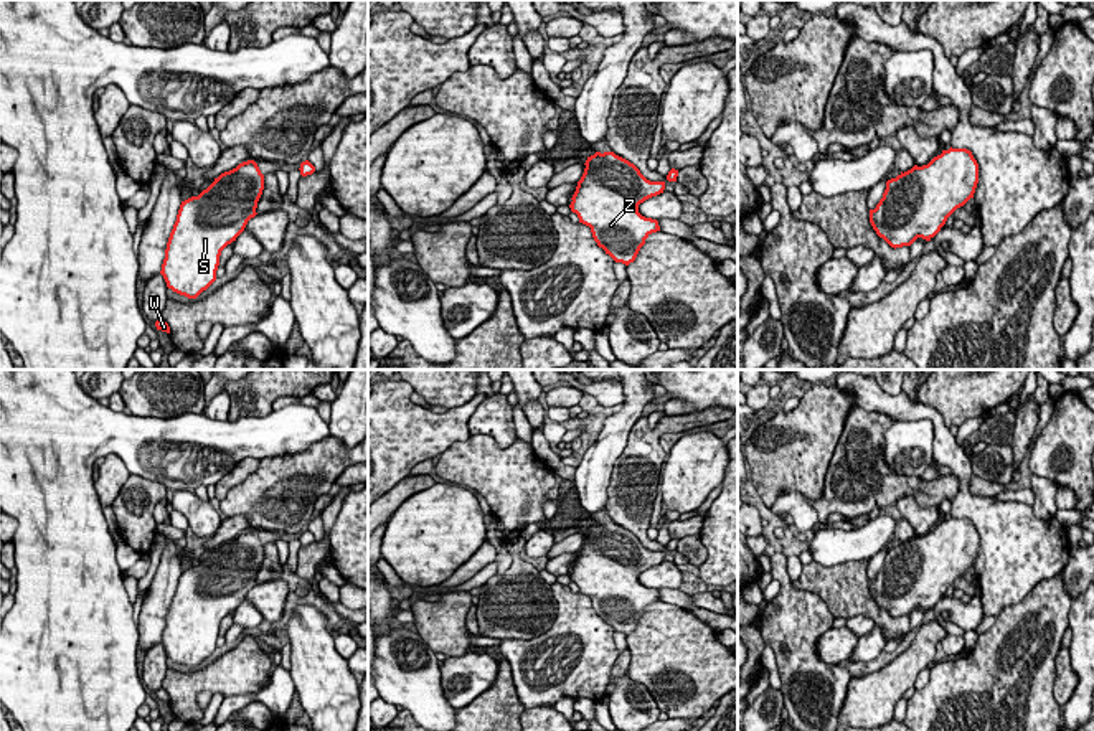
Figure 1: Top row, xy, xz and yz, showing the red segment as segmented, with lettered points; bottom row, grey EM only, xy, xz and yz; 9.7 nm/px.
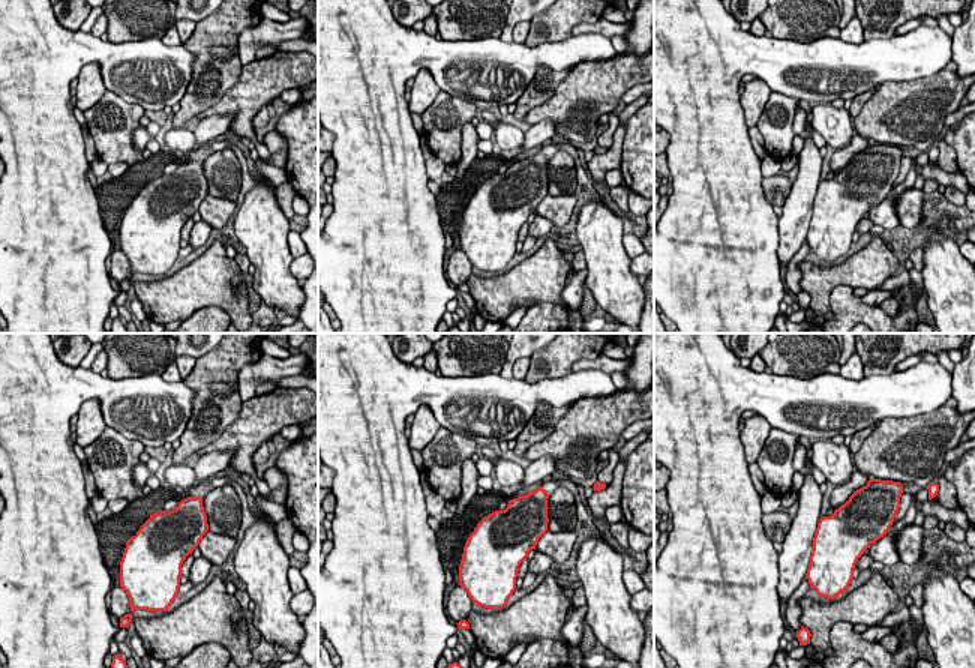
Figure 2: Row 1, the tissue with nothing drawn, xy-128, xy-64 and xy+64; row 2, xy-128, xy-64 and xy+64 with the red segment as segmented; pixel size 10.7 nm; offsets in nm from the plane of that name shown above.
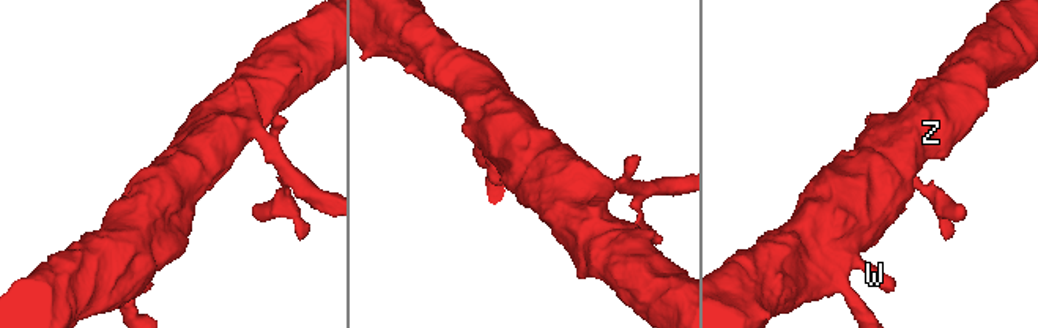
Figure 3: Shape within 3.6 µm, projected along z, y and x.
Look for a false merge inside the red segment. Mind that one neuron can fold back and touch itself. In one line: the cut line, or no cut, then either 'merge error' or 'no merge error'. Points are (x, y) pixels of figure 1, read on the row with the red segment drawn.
cut none; no merge error

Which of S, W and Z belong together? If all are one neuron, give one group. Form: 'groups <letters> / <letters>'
groups S W Z

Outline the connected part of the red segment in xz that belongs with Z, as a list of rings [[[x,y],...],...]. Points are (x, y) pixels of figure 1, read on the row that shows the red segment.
[[[614,152],[587,157],[571,211],[591,228],[592,238],[615,262],[635,261],[645,239],[660,231],[658,221],[639,213],[639,205],[663,193],[665,182],[650,182]]]

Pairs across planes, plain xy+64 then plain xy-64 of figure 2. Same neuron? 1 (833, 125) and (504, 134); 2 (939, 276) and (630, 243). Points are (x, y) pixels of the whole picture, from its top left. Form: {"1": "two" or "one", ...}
{"1": "one", "2": "two"}

